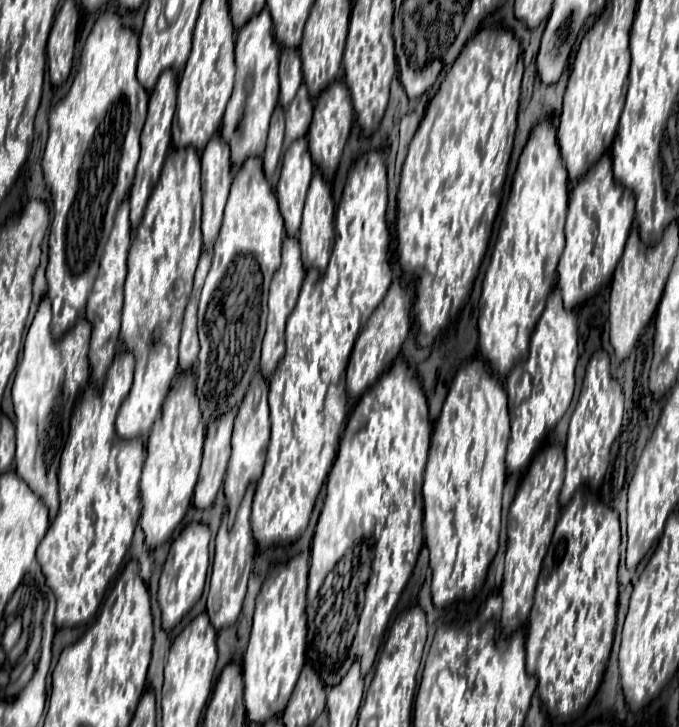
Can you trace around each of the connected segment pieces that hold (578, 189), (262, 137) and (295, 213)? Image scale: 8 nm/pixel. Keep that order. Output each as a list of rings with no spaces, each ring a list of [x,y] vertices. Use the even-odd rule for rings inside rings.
[[[604,154],[572,188],[570,192],[570,200],[568,200],[568,218],[566,218],[566,248],[560,256],[560,264],[558,264],[558,288],[562,294],[562,302],[564,308],[574,308],[578,304],[582,304],[588,296],[592,296],[600,286],[608,284],[612,278],[612,272],[622,256],[630,226],[634,220],[634,198],[632,192],[622,188],[614,176],[612,176],[612,160],[608,154]]]
[[[264,8],[260,14],[252,16],[242,26],[236,38],[236,82],[220,128],[222,138],[230,146],[230,154],[232,154],[230,158],[234,170],[238,170],[246,158],[262,156],[264,152],[270,116],[278,102],[278,54],[280,54],[280,46],[276,46],[272,34],[272,18],[268,14],[268,8]],[[246,78],[252,78],[250,94],[244,92]]]
[[[306,138],[294,140],[284,154],[280,180],[276,186],[276,198],[288,236],[298,236],[302,206],[312,178],[312,170],[314,166],[312,166]]]

